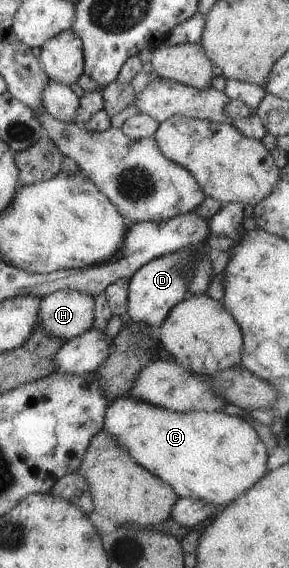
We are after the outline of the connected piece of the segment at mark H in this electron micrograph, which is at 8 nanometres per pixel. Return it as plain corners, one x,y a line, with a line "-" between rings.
61,290
40,299
37,326
59,341
69,341
93,327
93,310
93,296

